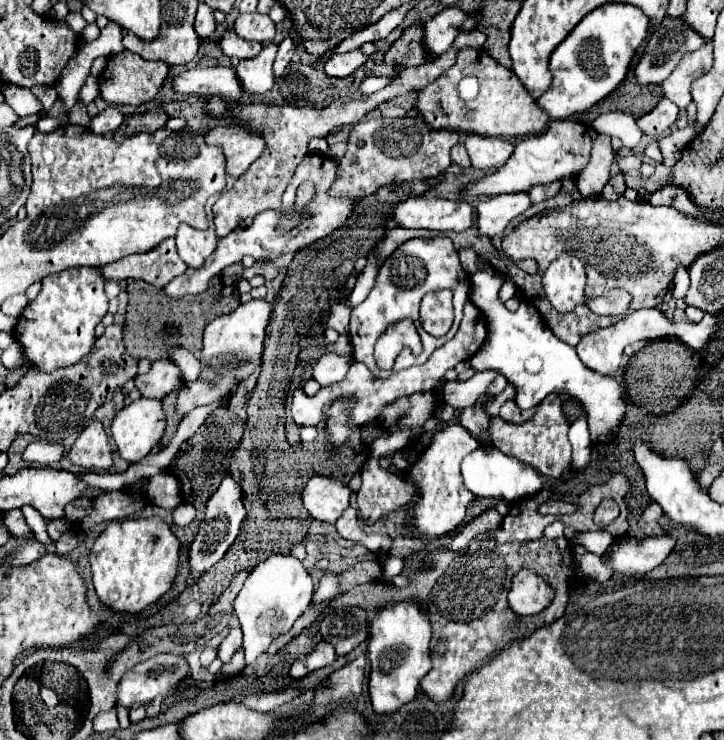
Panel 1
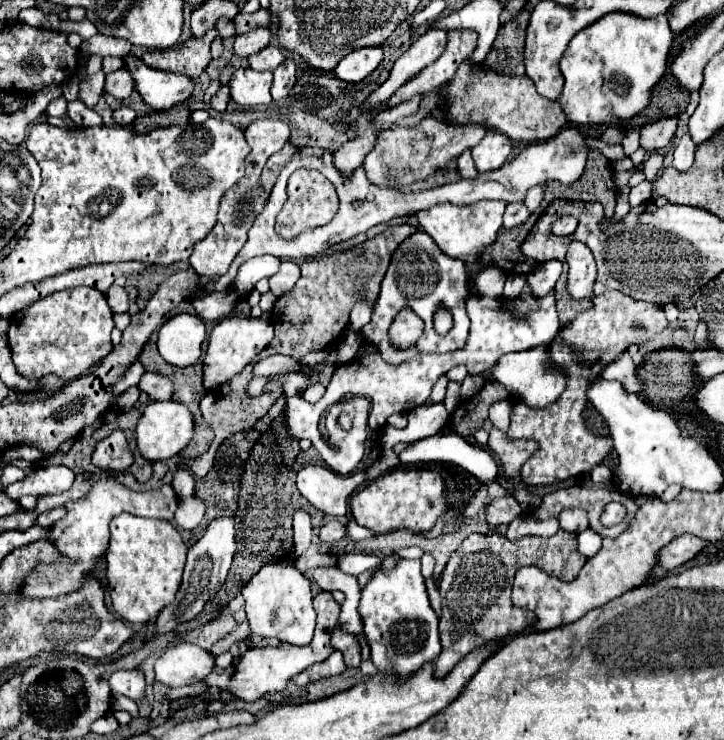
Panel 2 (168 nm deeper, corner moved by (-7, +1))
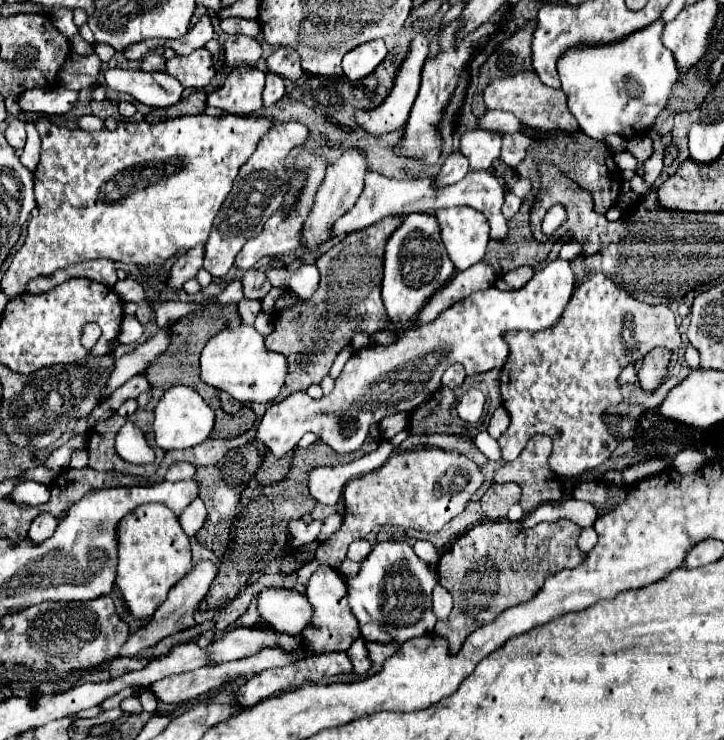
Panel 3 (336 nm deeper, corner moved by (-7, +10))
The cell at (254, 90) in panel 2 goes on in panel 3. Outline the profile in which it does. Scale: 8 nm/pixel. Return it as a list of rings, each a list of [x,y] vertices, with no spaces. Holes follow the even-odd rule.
[[[257,67],[233,69],[217,93],[207,95],[207,107],[219,107],[233,115],[249,115],[263,107],[265,73]]]

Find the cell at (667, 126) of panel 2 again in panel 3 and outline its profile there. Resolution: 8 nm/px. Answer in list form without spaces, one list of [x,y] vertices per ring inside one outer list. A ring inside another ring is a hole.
[[[641,133],[627,141],[627,151],[631,151],[639,161],[645,161],[653,153],[653,139],[649,133]]]

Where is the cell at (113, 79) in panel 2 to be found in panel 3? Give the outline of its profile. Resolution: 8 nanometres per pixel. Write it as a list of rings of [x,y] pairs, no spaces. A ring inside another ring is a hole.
[[[71,53],[71,57],[65,61],[63,69],[59,71],[59,85],[73,91],[83,91],[91,85],[95,85],[99,73],[101,73],[103,61],[93,53],[87,57],[81,57],[77,53]]]

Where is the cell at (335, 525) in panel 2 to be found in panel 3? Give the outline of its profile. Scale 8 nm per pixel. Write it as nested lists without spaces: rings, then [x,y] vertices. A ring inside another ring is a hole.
[[[301,519],[291,521],[287,527],[289,533],[289,545],[291,547],[301,547],[305,543],[311,543],[317,539],[317,535],[321,533],[323,521],[311,521],[311,523],[303,523]]]

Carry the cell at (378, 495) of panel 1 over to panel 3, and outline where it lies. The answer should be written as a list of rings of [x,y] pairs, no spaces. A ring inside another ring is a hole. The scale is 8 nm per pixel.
[[[413,449],[393,453],[381,469],[375,469],[347,483],[343,493],[343,525],[337,533],[331,535],[329,541],[319,545],[315,557],[329,567],[339,567],[347,555],[349,543],[375,531],[377,525],[395,525],[435,533],[465,509],[481,483],[481,469],[455,451]]]

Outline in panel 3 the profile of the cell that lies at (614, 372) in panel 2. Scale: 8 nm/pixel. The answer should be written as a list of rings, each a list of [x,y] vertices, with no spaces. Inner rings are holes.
[[[655,347],[653,351],[649,351],[643,357],[641,369],[637,373],[639,383],[643,389],[655,389],[655,385],[659,383],[659,379],[667,373],[667,365],[669,365],[671,353],[663,347]]]

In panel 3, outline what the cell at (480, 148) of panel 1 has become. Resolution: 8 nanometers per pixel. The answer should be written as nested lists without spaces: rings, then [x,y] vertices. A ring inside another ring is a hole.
[[[471,129],[465,131],[461,137],[461,153],[467,155],[471,169],[491,169],[491,165],[499,159],[503,137],[497,131],[483,131]]]

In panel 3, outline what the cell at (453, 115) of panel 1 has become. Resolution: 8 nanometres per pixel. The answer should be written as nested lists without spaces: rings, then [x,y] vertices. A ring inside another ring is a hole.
[[[519,71],[517,75],[491,81],[491,85],[483,93],[483,101],[485,101],[487,109],[499,109],[499,111],[513,113],[529,129],[569,131],[569,133],[579,129],[575,117],[571,117],[571,111],[567,109],[565,93],[561,89],[553,89],[553,87],[543,85],[533,71]]]

